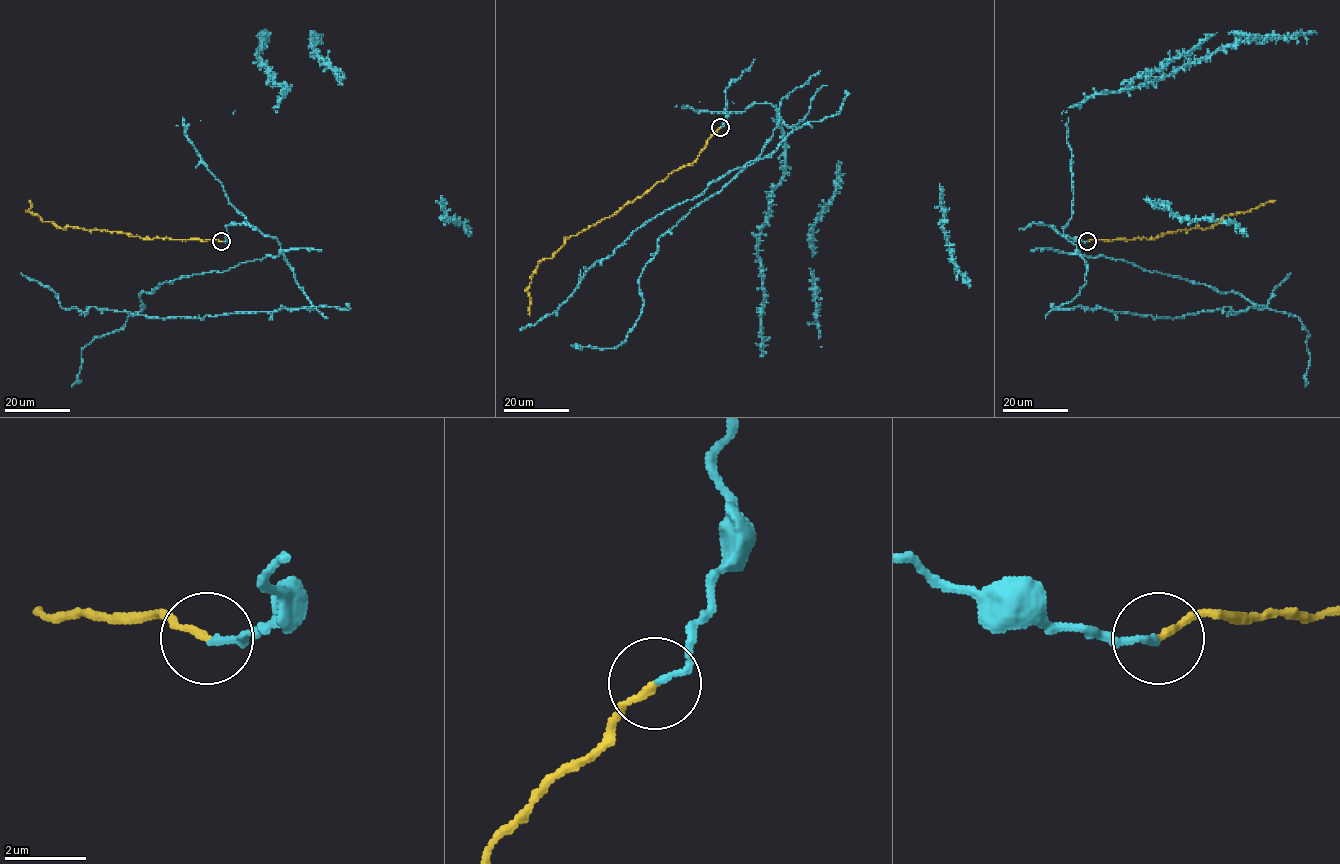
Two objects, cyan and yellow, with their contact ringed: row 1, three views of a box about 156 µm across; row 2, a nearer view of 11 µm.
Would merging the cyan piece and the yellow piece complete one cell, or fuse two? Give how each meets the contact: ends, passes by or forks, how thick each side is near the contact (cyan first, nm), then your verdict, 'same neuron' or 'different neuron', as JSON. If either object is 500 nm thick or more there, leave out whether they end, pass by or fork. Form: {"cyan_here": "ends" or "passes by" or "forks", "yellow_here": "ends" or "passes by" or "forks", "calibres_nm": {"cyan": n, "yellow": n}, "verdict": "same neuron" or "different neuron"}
{"cyan_here": "ends", "yellow_here": "ends", "calibres_nm": {"cyan": 150, "yellow": 160}, "verdict": "same neuron"}

